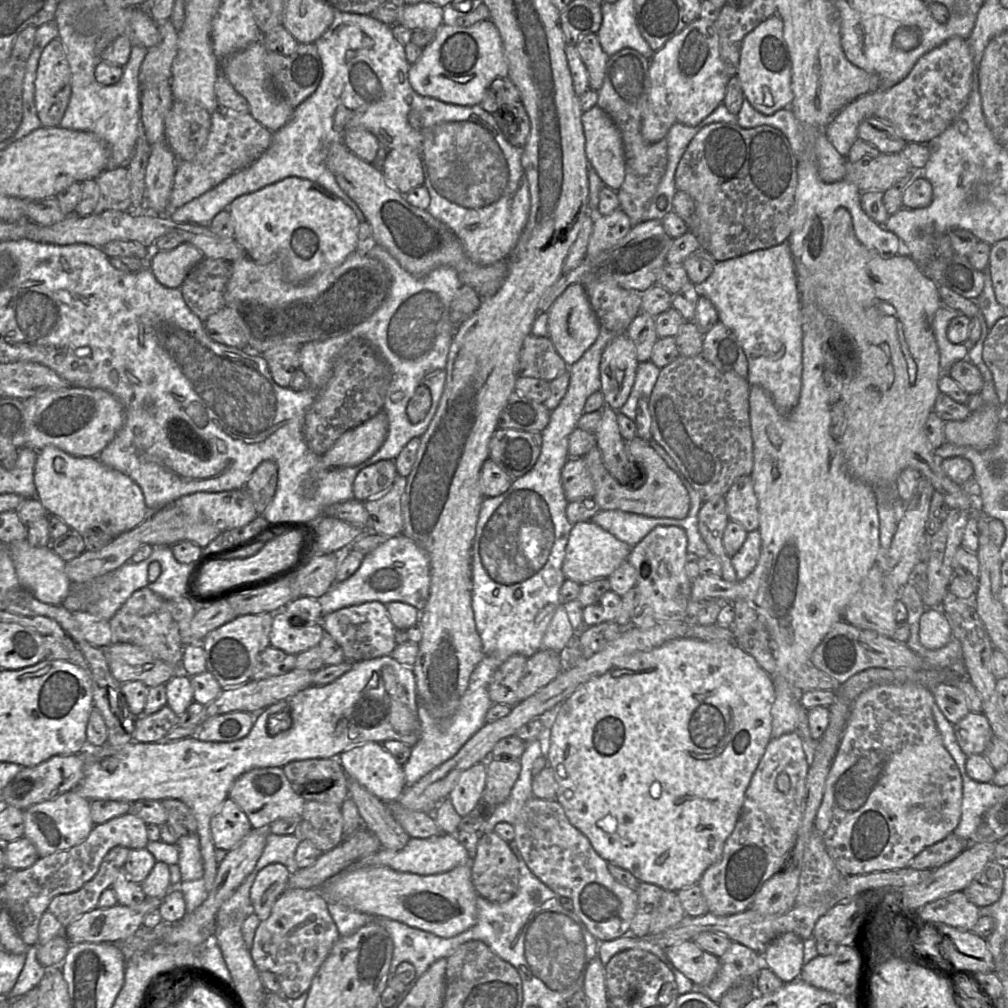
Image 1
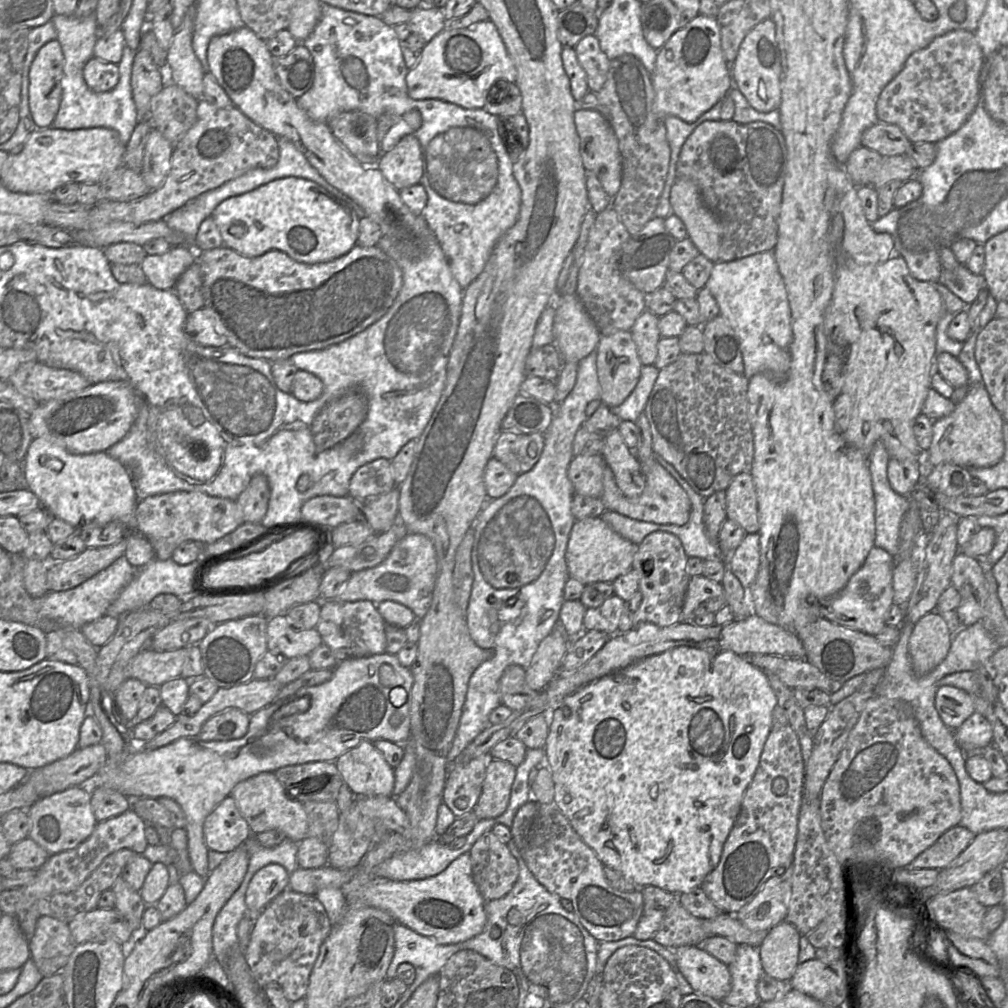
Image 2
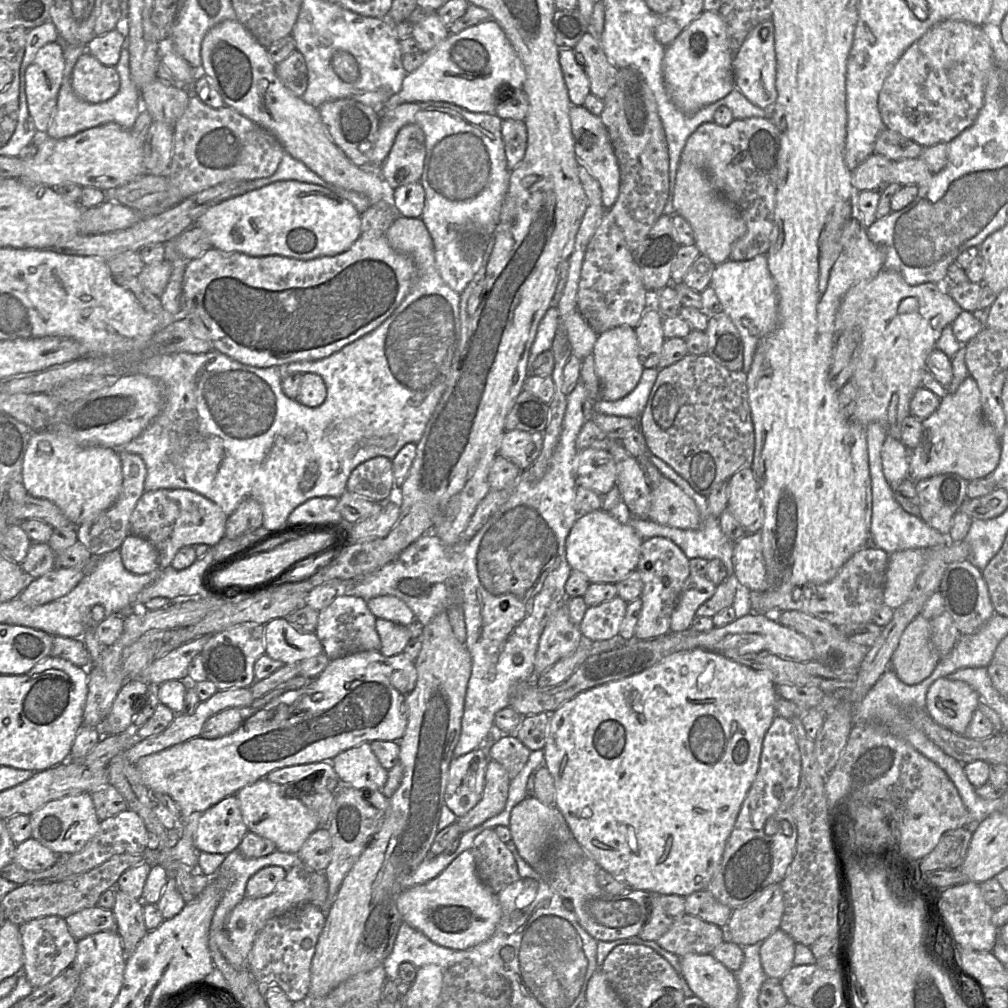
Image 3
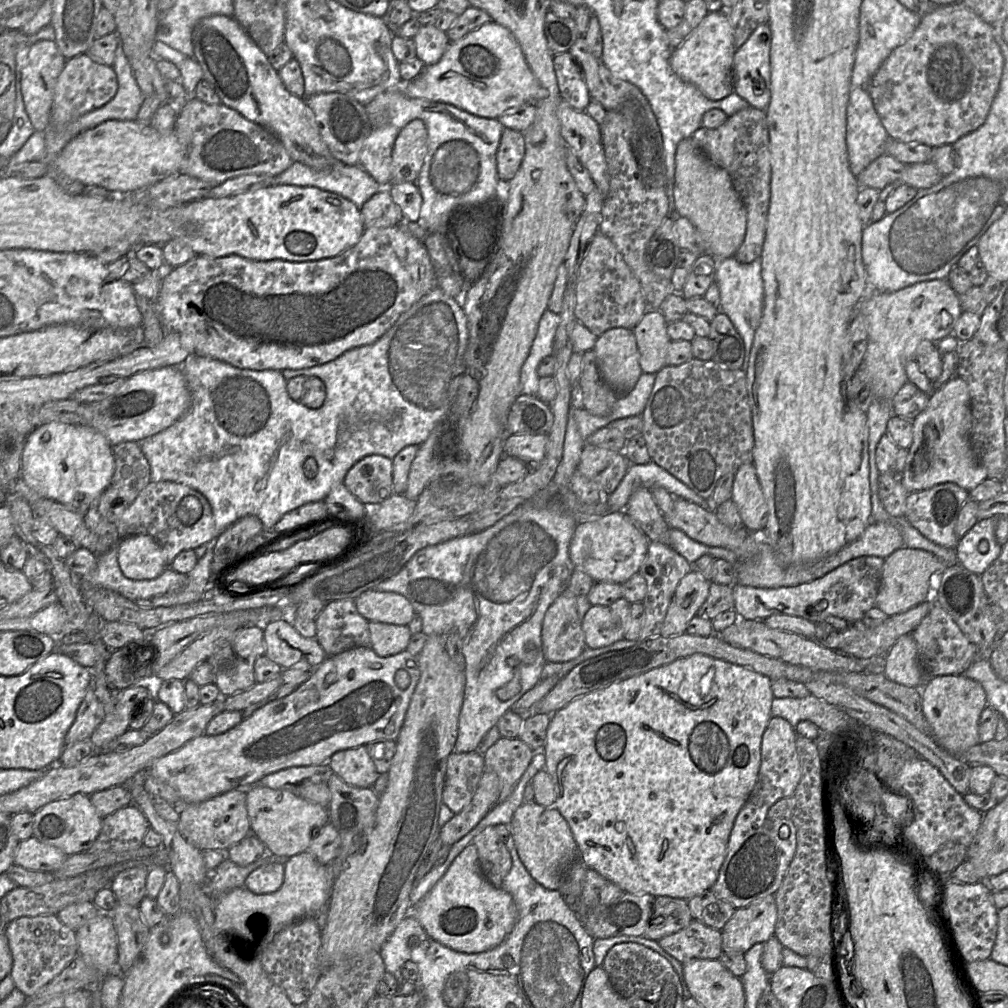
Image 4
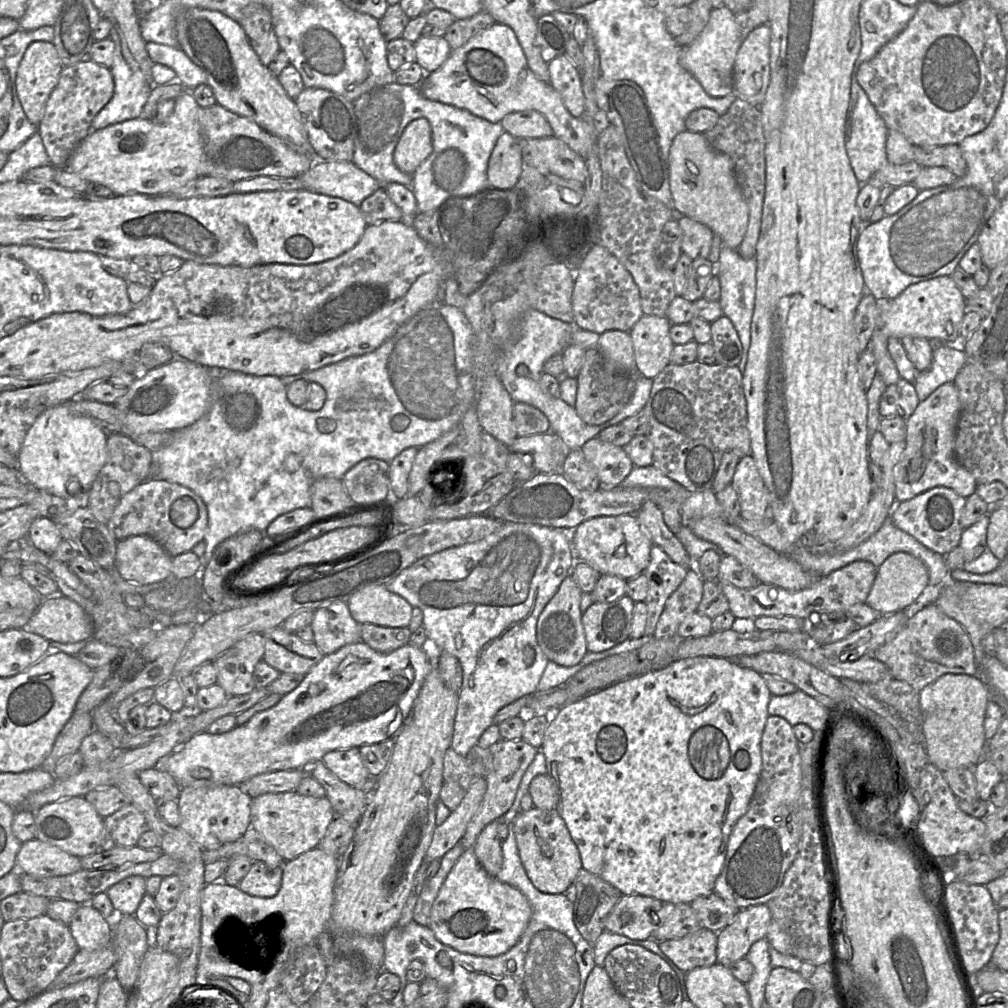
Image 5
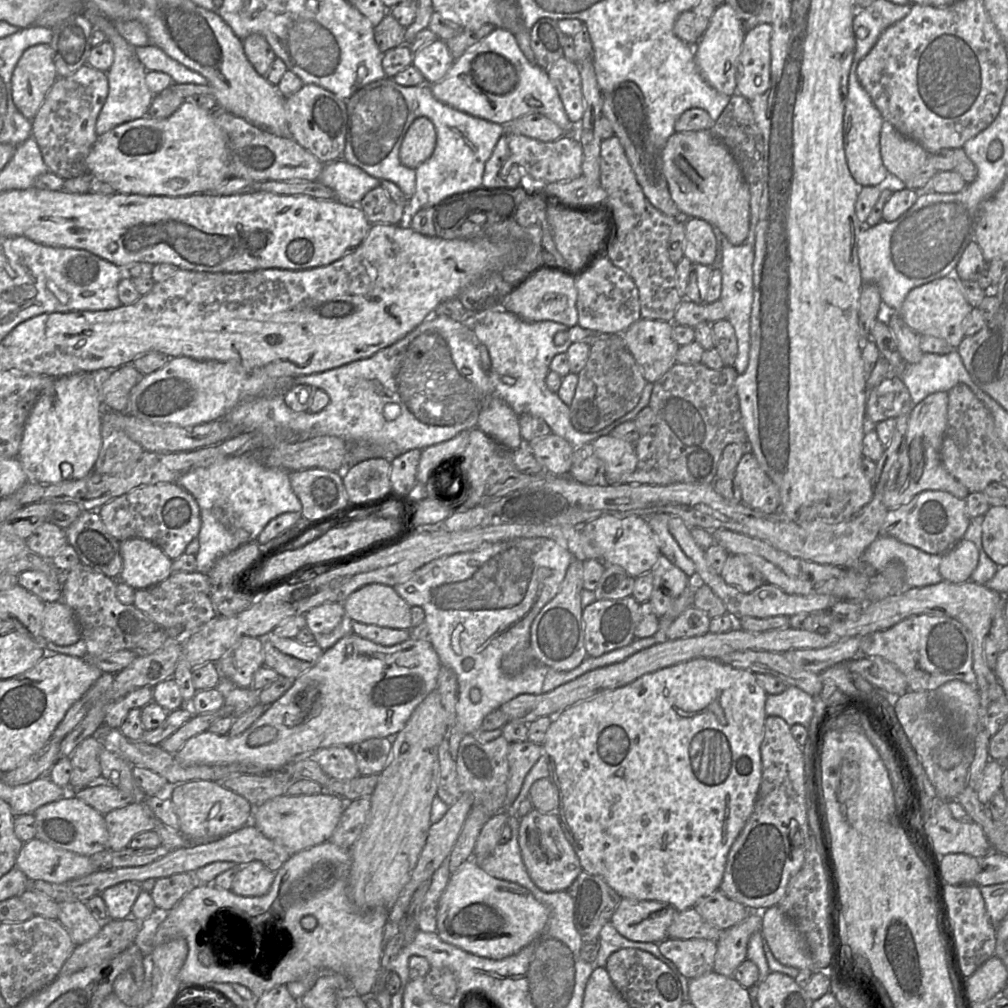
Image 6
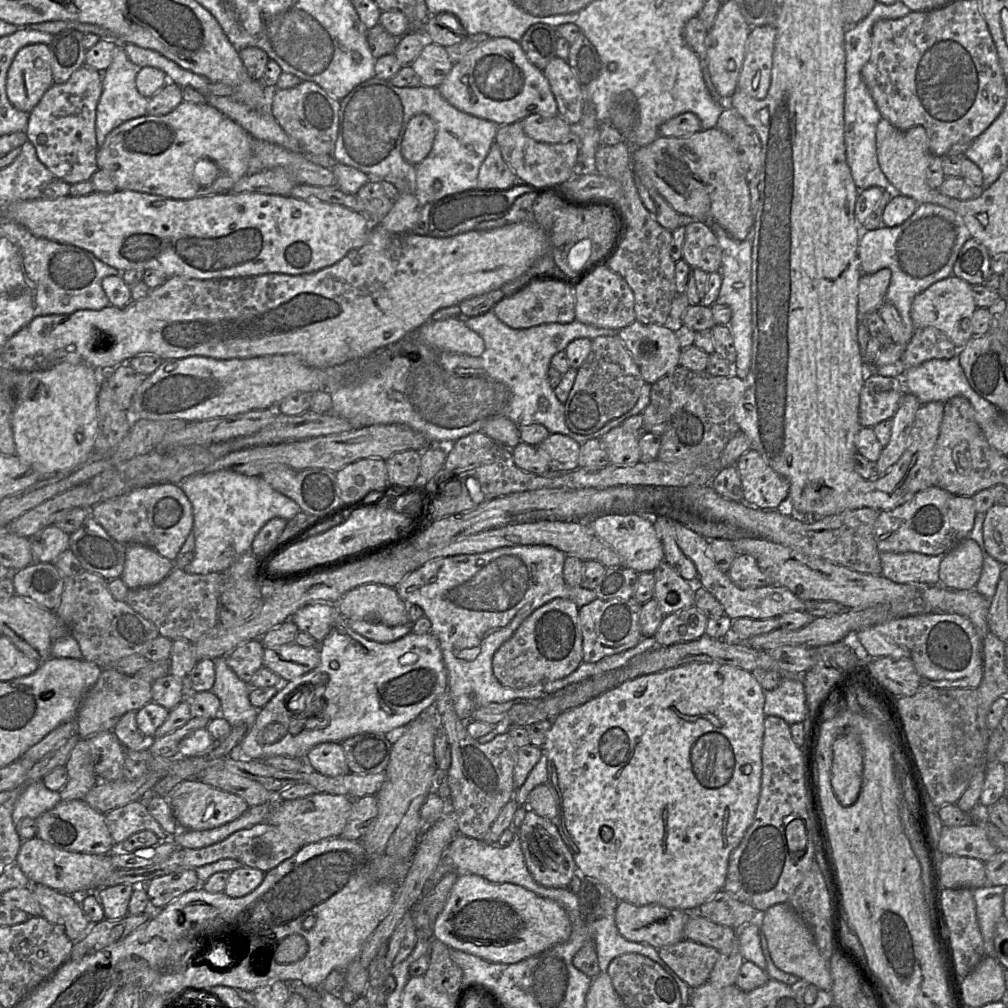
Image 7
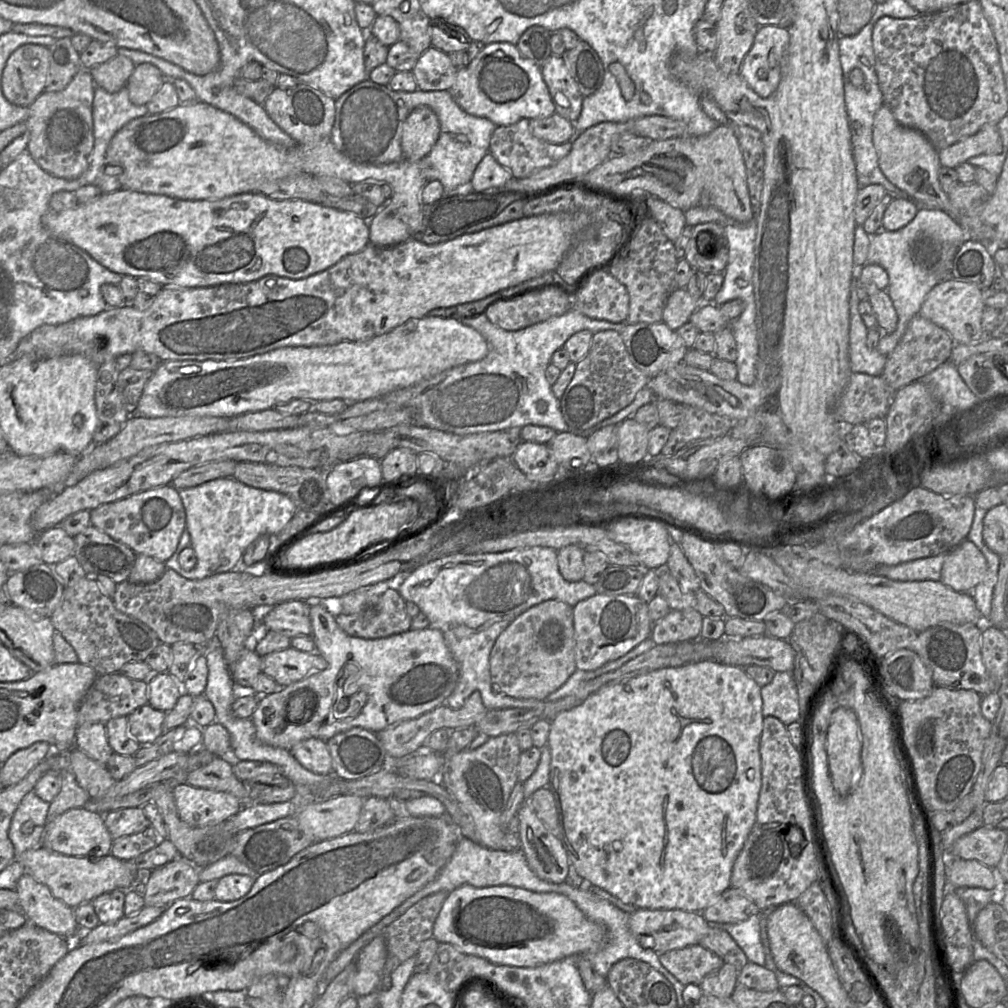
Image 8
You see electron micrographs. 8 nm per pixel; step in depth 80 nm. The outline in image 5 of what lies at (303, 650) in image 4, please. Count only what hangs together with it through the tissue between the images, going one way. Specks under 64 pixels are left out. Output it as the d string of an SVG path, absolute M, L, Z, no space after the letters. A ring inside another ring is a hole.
M281 626L262 635L263 661L280 673L305 675L324 656L314 642L303 642Z

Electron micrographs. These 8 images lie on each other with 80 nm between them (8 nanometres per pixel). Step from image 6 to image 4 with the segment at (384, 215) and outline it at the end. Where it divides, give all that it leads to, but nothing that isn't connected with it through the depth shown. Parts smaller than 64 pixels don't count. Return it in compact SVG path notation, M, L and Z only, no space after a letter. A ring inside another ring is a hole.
M381 188L360 209L363 222L368 227L390 227L403 221L403 213L393 201L389 189Z

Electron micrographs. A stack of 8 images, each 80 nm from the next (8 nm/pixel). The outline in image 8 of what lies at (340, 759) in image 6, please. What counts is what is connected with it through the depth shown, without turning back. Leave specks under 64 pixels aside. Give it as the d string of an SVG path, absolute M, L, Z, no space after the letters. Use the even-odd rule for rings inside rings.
M309 738L294 745L289 752L311 772L321 775L333 774L332 758L326 741Z

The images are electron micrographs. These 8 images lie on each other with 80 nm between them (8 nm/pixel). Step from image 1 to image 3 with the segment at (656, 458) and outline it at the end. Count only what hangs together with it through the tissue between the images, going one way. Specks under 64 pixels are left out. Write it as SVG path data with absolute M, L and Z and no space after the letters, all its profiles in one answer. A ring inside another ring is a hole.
M664 476L658 486L650 491L650 508L646 519L682 530L695 530L701 524L695 502Z

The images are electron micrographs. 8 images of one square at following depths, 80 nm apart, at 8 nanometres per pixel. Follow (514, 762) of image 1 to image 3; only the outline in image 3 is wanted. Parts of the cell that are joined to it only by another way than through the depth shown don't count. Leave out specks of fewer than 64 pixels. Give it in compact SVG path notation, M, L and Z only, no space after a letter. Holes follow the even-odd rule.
M489 760L481 800L464 816L457 819L463 833L500 814L506 805L511 779L505 768Z

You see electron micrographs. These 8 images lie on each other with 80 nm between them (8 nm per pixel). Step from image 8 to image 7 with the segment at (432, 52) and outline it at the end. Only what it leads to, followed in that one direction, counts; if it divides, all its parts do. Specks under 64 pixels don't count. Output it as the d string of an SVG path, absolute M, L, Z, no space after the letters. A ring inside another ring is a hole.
M429 41L411 66L418 74L421 85L438 87L451 71L453 64L445 47Z

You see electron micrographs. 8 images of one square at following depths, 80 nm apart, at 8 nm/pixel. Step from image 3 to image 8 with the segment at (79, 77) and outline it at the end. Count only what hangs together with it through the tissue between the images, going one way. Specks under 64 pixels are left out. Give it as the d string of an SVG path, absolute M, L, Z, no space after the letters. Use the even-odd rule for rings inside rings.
M87 69L79 71L61 91L44 91L29 106L27 151L47 173L67 180L76 179L88 168L94 147L92 106L95 83Z

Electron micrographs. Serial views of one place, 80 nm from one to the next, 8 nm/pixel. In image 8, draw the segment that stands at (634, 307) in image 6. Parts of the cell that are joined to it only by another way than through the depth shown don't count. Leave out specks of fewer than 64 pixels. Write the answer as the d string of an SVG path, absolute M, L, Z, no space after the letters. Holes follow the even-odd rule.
M601 270L590 275L574 297L573 308L592 319L612 323L627 320L628 291L609 271Z

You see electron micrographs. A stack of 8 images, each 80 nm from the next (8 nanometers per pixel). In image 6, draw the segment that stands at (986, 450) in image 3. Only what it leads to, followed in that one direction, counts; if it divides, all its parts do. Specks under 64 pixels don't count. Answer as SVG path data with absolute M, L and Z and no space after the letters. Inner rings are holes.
M934 392L916 404L910 412L904 449L892 466L884 487L883 502L889 510L909 503L917 494L926 490L947 491L962 499L969 495L969 490L945 469L940 459L947 427L948 396L948 392Z

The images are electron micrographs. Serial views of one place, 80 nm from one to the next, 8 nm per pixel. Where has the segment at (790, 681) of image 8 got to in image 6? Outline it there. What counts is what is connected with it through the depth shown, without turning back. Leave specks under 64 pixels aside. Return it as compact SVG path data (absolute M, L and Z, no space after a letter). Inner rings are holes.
M795 686L776 695L767 695L766 716L781 717L789 726L800 724L808 728L815 709L815 698Z

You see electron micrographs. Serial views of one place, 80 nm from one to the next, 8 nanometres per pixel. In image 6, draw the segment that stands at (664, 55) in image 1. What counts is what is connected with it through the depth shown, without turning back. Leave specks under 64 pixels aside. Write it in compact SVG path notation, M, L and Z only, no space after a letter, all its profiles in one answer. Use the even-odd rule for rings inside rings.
M723 3L715 9L709 25L694 48L696 64L706 82L721 94L736 93L737 59L742 50L746 30L735 10Z

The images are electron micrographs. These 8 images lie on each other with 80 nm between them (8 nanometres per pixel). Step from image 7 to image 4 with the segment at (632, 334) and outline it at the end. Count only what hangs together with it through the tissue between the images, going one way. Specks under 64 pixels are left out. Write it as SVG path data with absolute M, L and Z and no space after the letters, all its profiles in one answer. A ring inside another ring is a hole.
M648 308L632 329L643 373L656 374L666 366L666 355L671 341L667 334L667 324L664 315L658 309Z

